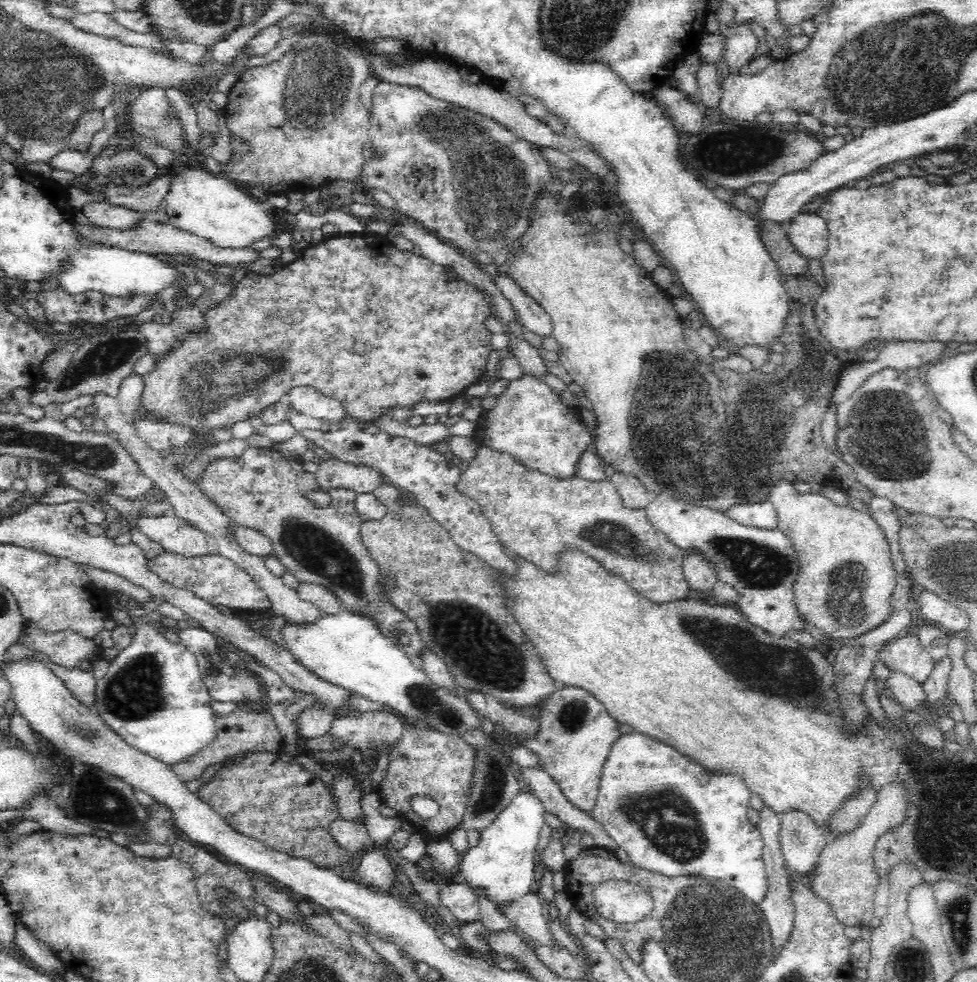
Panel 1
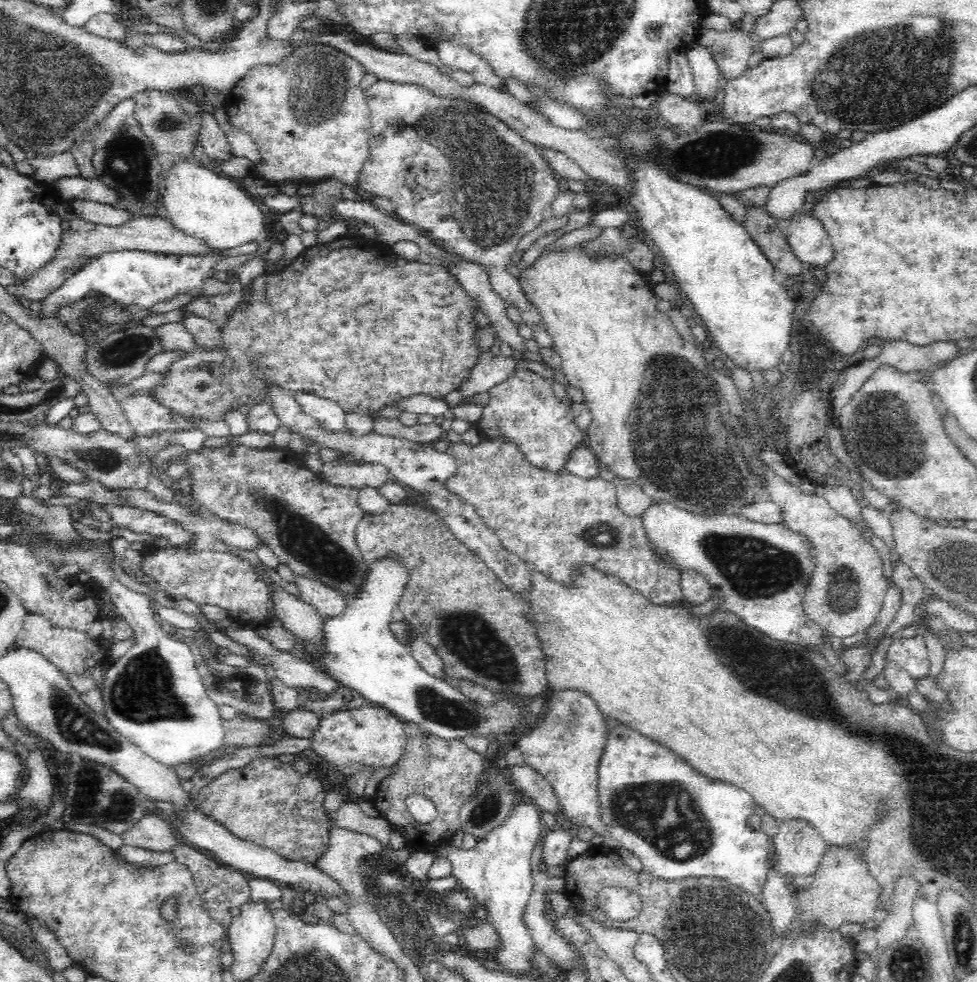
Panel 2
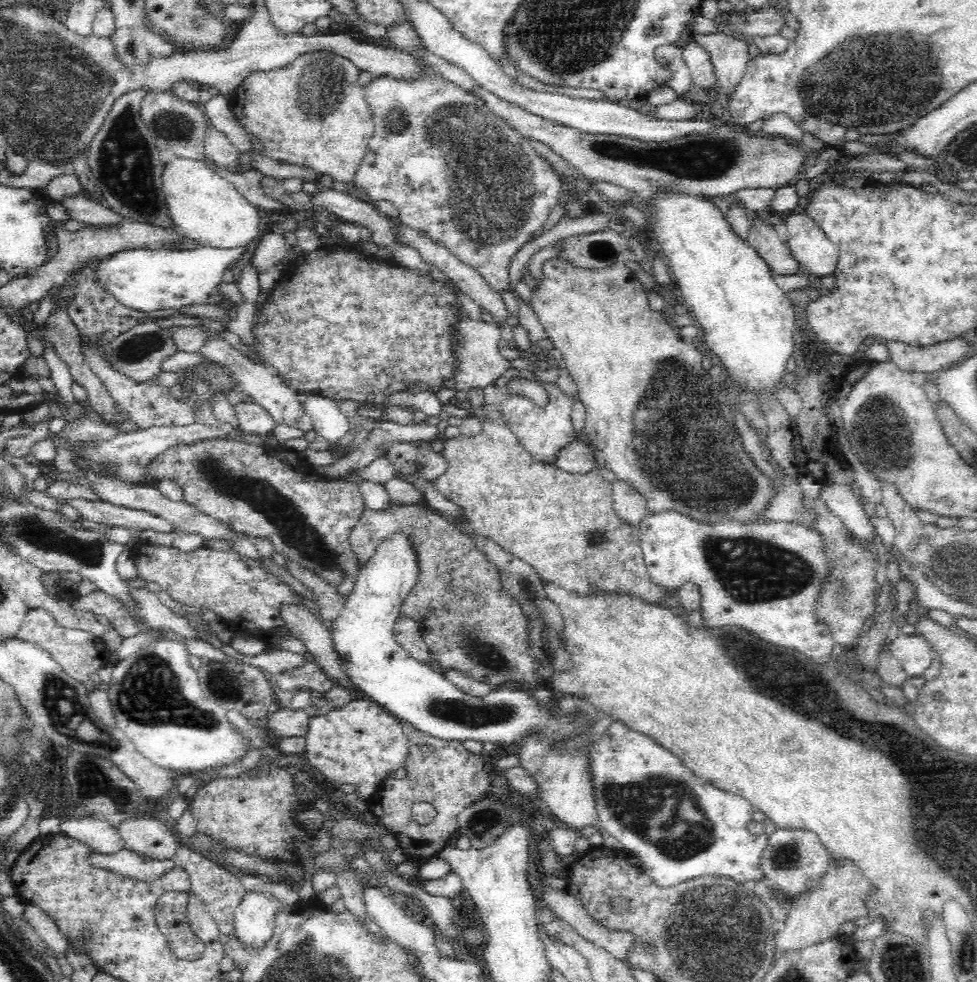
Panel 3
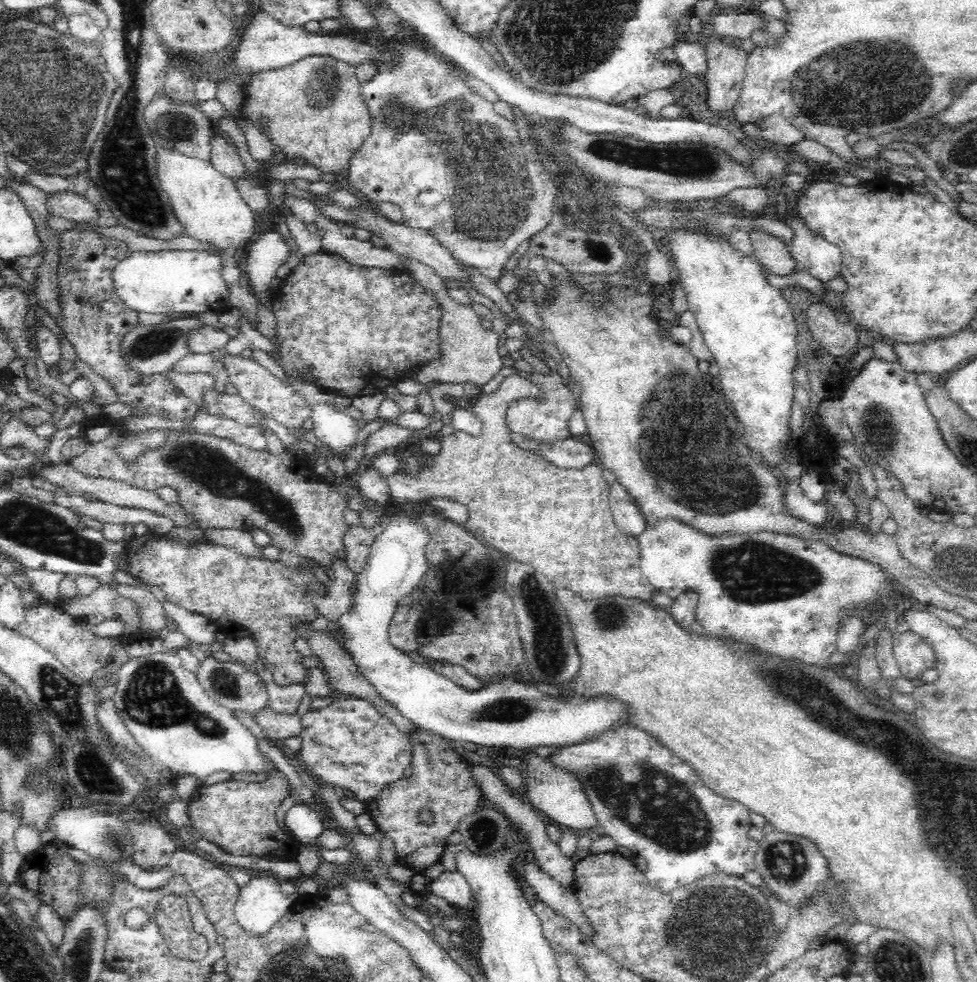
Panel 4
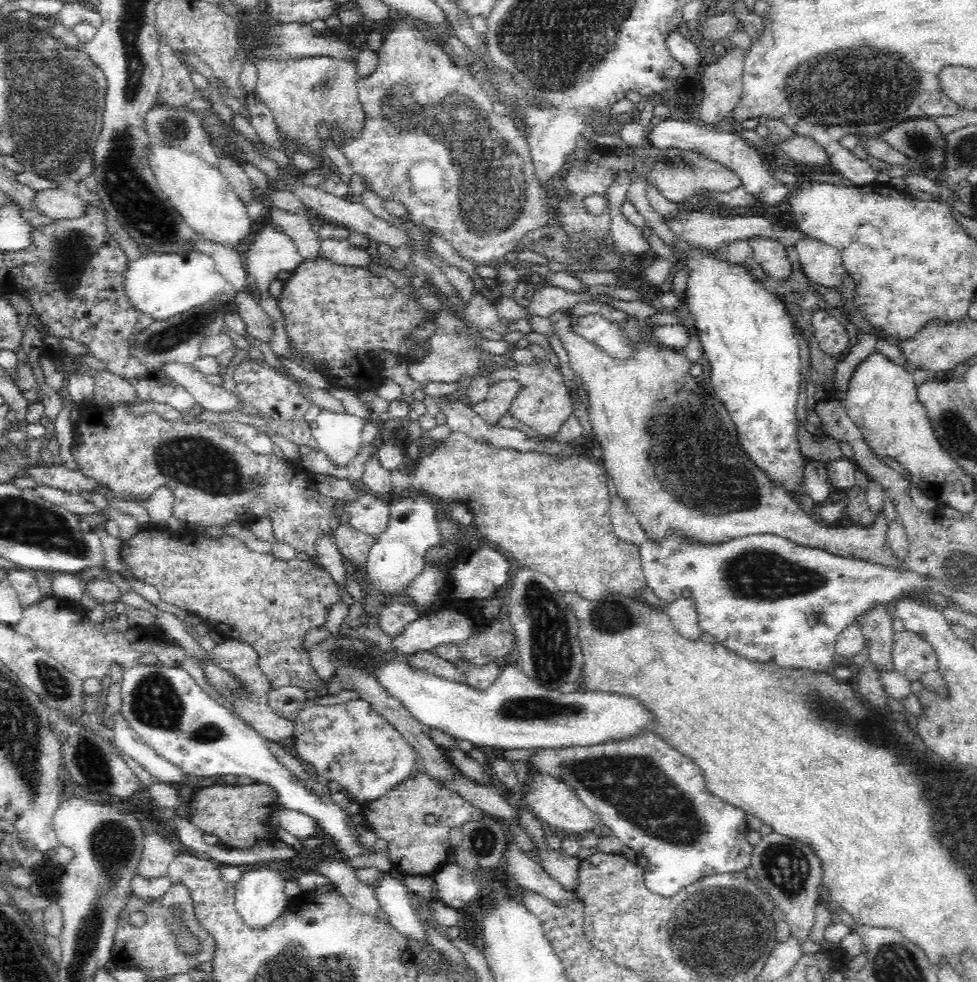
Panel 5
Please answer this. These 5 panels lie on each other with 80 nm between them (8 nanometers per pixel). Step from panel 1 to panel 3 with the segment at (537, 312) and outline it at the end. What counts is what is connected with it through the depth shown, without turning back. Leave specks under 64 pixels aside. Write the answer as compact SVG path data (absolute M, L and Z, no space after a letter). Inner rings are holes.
M421 63L420 65L424 69L424 80L394 80L384 76L373 78L363 86L363 93L371 110L375 131L370 140L365 160L358 168L354 184L366 192L372 201L388 200L392 202L399 211L397 223L420 230L431 240L447 247L456 258L476 269L486 279L486 283L493 291L496 293L512 292L514 286L512 286L508 272L512 258L527 242L529 236L540 230L548 220L556 202L558 202L558 197L560 197L561 176L555 172L549 161L536 154L528 140L518 134L518 131L514 130L503 118L490 112L490 109L479 98L471 96L459 86L442 80L430 66Z

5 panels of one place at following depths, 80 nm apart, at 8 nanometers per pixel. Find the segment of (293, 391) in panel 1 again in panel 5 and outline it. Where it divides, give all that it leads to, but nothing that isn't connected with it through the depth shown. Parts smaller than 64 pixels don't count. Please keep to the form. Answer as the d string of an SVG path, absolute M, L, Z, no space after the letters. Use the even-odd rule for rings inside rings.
M321 409L310 425L311 434L327 456L338 467L348 466L360 450L366 420L350 413Z

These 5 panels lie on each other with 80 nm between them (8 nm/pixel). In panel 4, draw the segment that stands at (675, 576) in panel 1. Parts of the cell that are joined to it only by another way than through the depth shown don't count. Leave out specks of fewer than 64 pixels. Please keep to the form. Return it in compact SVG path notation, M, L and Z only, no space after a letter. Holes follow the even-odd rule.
M524 374L511 375L490 396L475 400L471 411L483 424L479 436L443 436L436 464L420 468L415 477L396 472L387 482L393 505L416 504L436 496L460 502L468 509L464 527L486 546L498 548L514 560L532 565L556 589L568 589L582 599L621 596L651 603L656 589L640 566L639 542L622 533L609 507L611 485L594 461L584 470L564 470L542 455L513 442L505 421L510 402L518 398L544 400L538 385Z

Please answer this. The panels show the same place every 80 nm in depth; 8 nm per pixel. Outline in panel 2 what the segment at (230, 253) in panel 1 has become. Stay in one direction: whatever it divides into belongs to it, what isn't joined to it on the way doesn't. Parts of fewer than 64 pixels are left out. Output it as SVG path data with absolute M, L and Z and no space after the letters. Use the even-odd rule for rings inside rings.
M163 213L158 216L136 216L129 224L120 227L91 224L76 217L65 224L64 240L60 248L56 250L56 256L48 264L38 268L28 281L18 282L6 290L12 296L26 298L31 302L42 301L58 290L84 261L93 259L101 252L112 251L140 251L175 254L176 256L210 256L213 254L217 260L224 260L224 250L208 246L206 241L200 237L184 234L171 224Z

